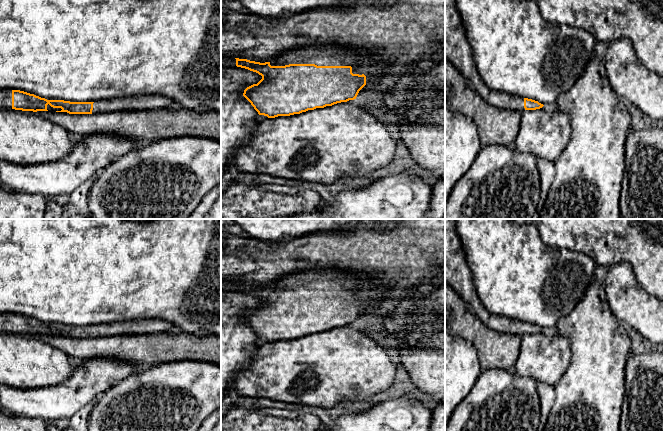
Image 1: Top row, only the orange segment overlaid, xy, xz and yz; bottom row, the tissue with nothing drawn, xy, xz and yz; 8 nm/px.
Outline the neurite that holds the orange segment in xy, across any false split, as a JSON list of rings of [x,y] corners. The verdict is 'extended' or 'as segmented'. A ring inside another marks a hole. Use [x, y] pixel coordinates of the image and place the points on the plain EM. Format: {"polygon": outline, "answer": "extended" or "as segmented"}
{"polygon": [[[0,314],[0,334],[67,336],[69,338],[98,338],[103,336],[147,335],[163,333],[175,326],[159,318],[114,322],[109,325],[70,326],[47,324],[20,314]]], "answer": "extended"}

